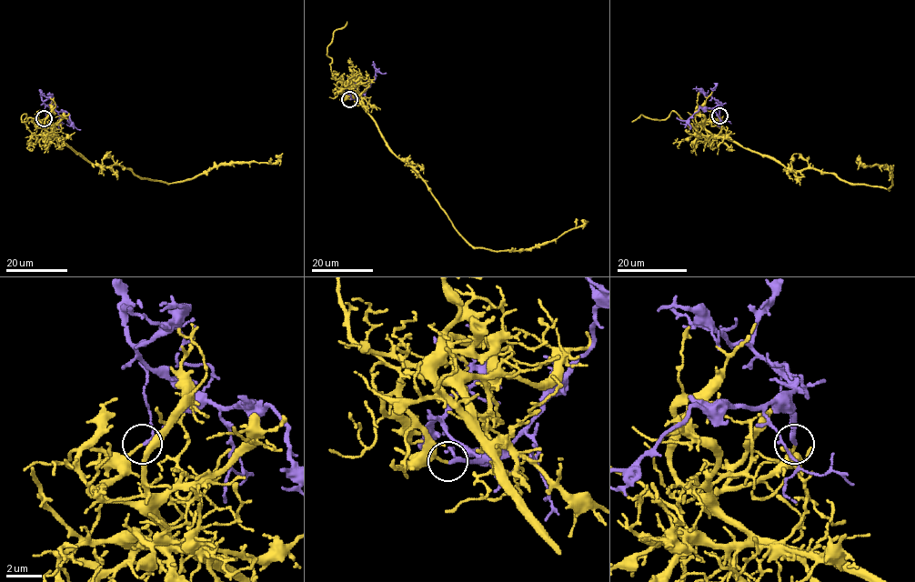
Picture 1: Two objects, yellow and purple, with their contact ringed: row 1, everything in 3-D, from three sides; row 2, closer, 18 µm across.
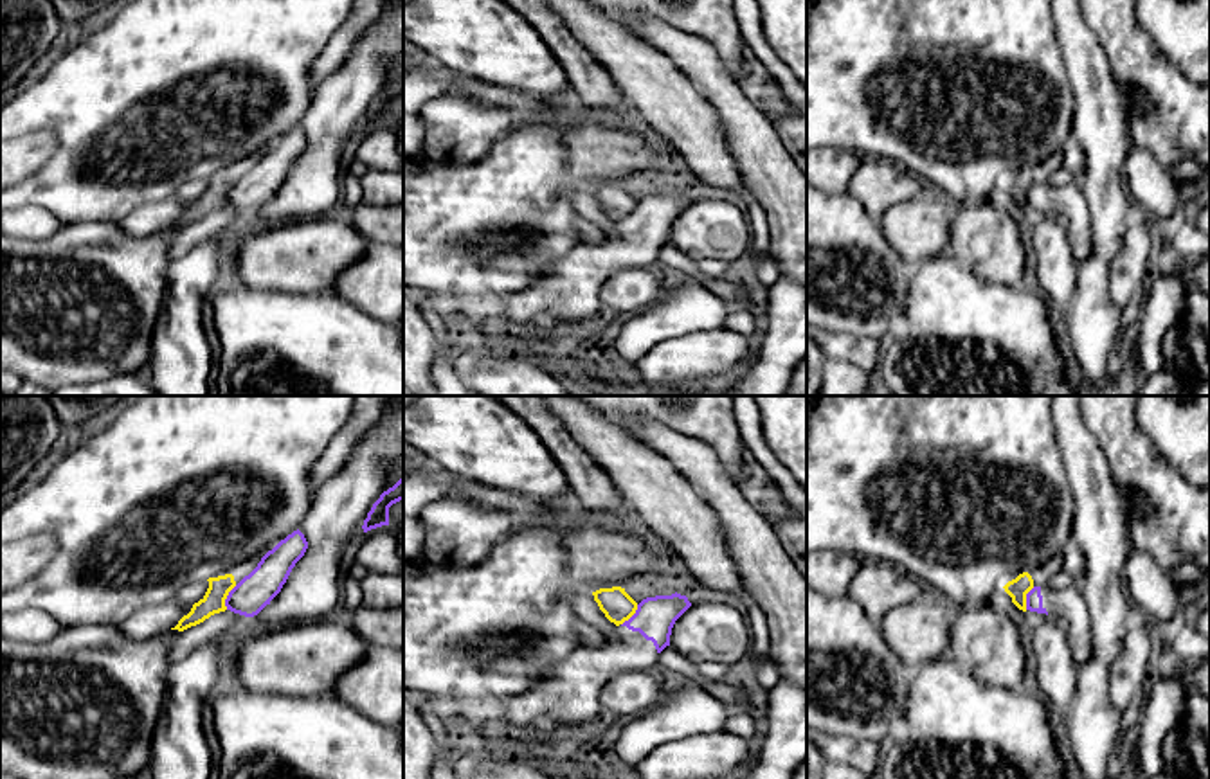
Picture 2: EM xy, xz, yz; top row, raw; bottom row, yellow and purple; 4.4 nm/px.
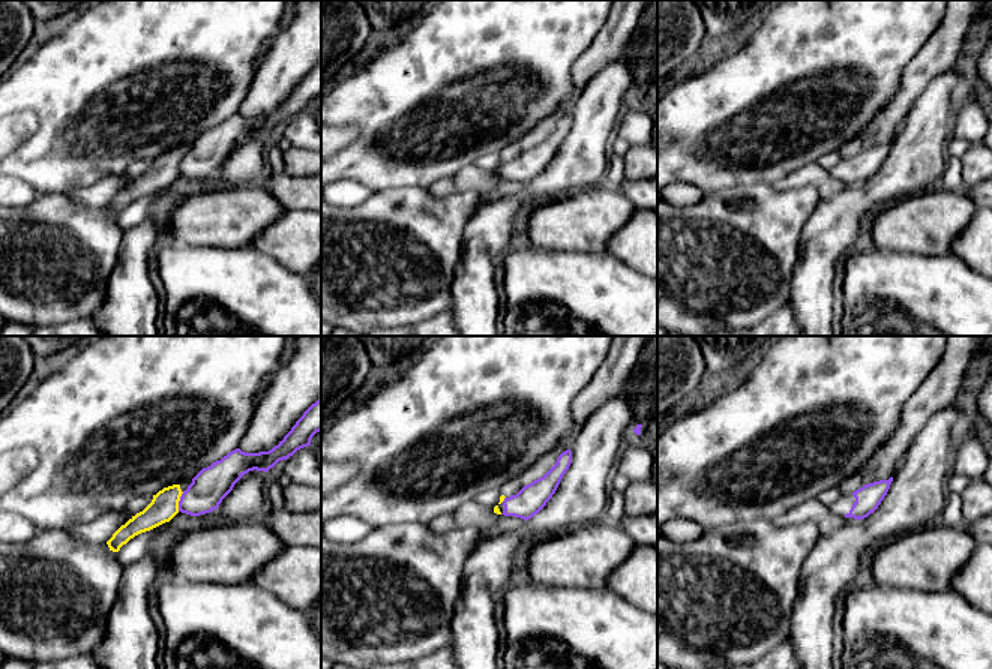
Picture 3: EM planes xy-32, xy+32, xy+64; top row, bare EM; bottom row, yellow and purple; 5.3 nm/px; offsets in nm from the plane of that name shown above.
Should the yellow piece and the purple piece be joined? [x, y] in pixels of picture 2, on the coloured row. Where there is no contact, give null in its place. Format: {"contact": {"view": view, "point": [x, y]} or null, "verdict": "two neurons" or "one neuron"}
{"contact": {"view": "xy", "point": [225, 598]}, "verdict": "two neurons"}

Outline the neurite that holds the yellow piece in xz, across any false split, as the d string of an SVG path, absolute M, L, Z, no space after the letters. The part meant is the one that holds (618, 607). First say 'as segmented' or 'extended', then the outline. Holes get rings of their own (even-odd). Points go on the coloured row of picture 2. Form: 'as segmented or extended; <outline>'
as segmented; M621 586L600 588L592 595L605 617L616 626L628 621L637 610L637 603Z

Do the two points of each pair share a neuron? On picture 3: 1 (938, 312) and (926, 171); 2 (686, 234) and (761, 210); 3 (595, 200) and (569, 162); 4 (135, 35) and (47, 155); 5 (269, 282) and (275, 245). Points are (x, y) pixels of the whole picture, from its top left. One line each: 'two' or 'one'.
1: two
2: one
3: two
4: one
5: two

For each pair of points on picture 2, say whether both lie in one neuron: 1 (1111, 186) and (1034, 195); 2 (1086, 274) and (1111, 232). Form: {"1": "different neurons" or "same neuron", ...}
{"1": "different neurons", "2": "same neuron"}

